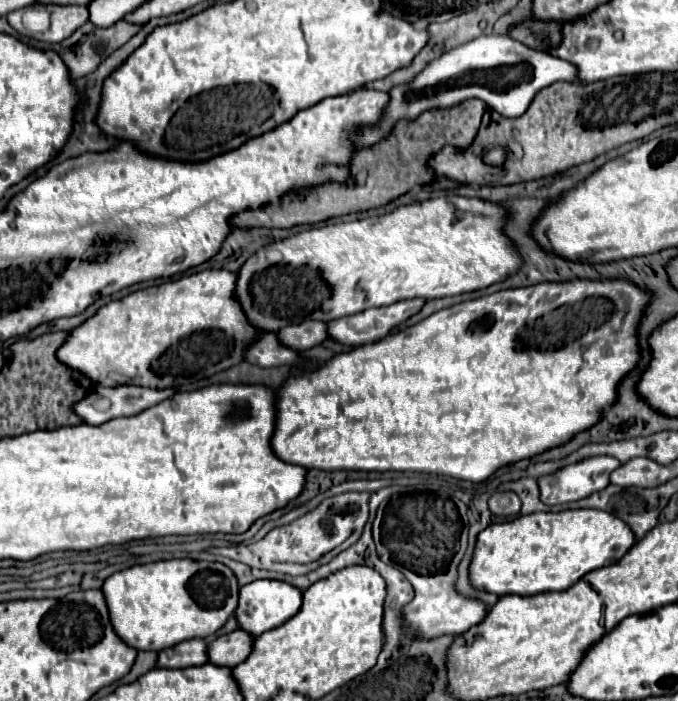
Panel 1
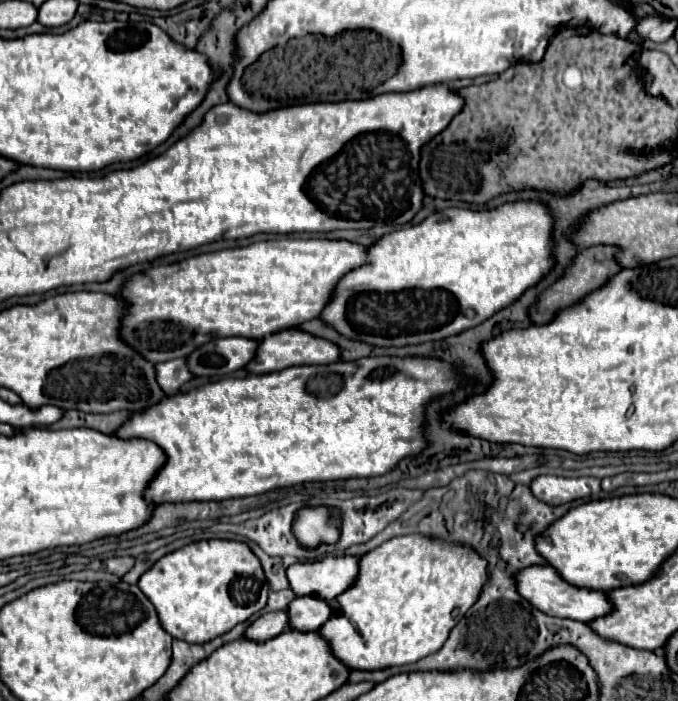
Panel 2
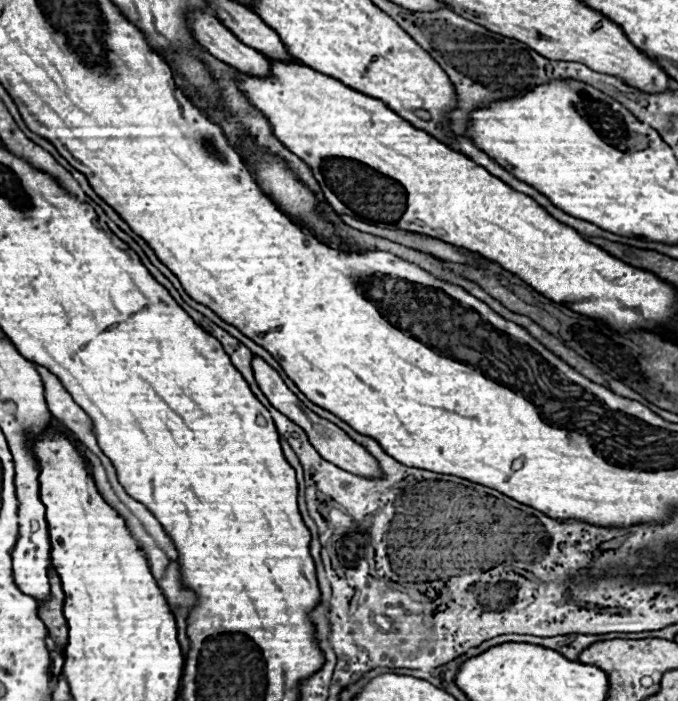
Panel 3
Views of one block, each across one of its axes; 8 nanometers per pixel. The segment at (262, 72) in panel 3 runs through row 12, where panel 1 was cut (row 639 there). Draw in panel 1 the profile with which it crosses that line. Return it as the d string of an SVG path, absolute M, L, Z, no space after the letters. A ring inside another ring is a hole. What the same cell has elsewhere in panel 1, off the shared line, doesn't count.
M194 638L176 644L174 648L166 648L158 654L160 668L186 668L186 666L202 666L208 662L208 640Z

